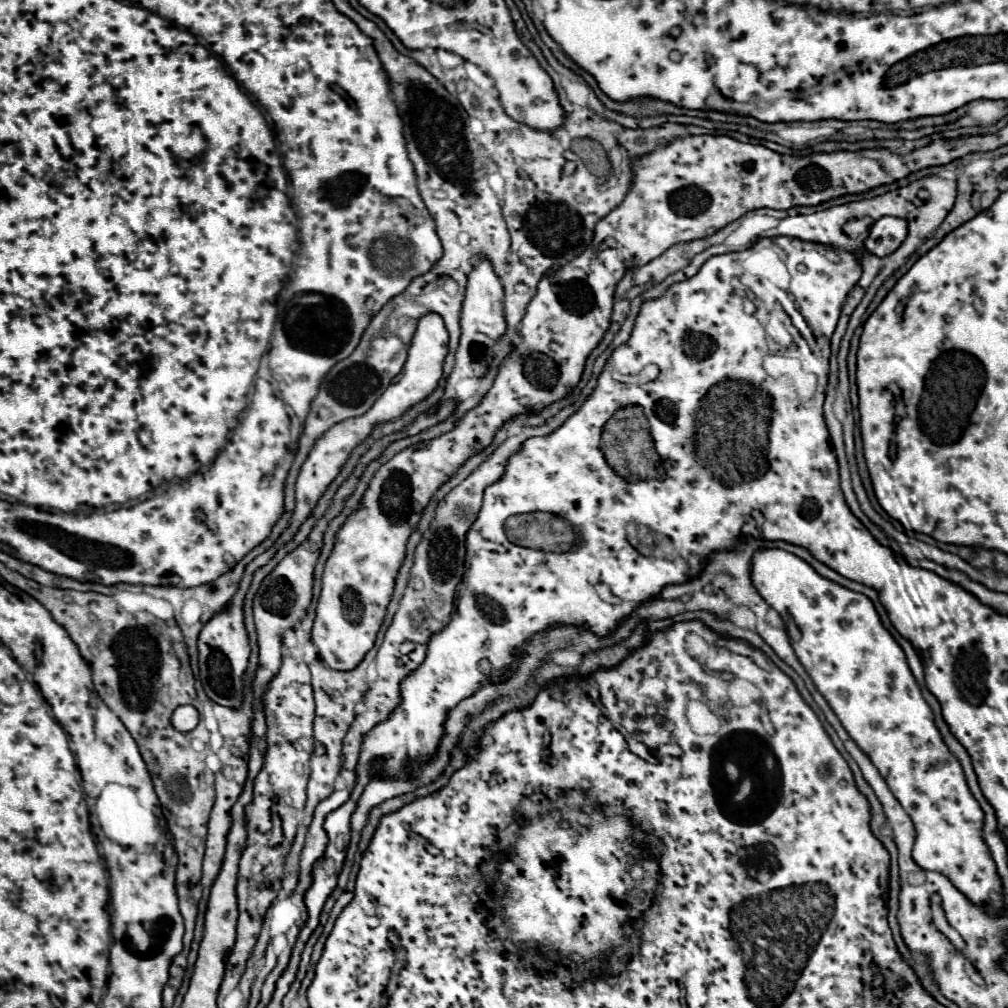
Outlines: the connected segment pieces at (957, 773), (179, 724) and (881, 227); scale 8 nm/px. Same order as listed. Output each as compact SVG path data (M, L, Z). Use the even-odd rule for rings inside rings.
M758 549L752 555L750 579L756 591L772 609L776 609L778 613L786 611L794 619L794 623L802 631L802 639L792 641L800 663L812 677L818 691L830 703L848 735L870 757L894 797L910 815L916 829L912 849L914 861L924 870L946 875L972 903L992 901L990 893L996 893L1000 899L1004 899L1002 879L998 875L992 853L982 839L984 811L968 789L960 761L946 747L934 723L934 713L922 697L922 691L908 667L902 647L882 625L874 603L866 595L850 591L818 575L804 559L782 549Z
M180 705L180 707L176 707L174 713L172 713L170 723L172 723L174 729L178 729L182 733L192 731L198 725L198 711L196 711L196 707L192 707L192 705Z
M882 217L872 225L864 247L873 255L890 255L902 245L906 235L908 235L906 219Z

